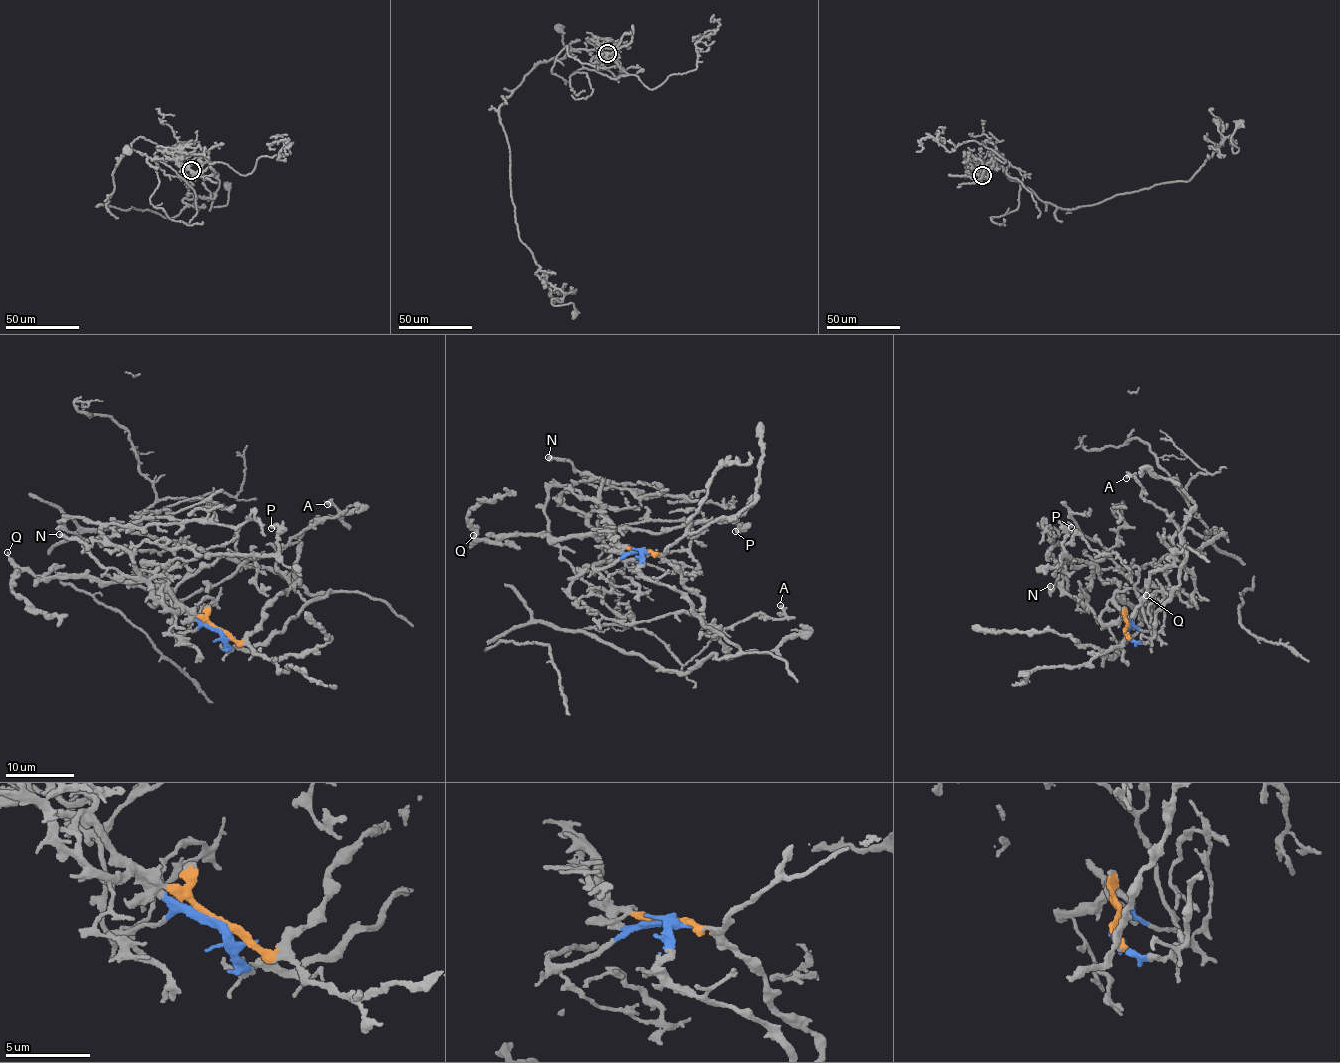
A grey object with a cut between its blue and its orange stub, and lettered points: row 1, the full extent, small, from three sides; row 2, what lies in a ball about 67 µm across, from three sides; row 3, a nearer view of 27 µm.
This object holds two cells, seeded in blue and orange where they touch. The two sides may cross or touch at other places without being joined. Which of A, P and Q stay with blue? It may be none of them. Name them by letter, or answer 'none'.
A

